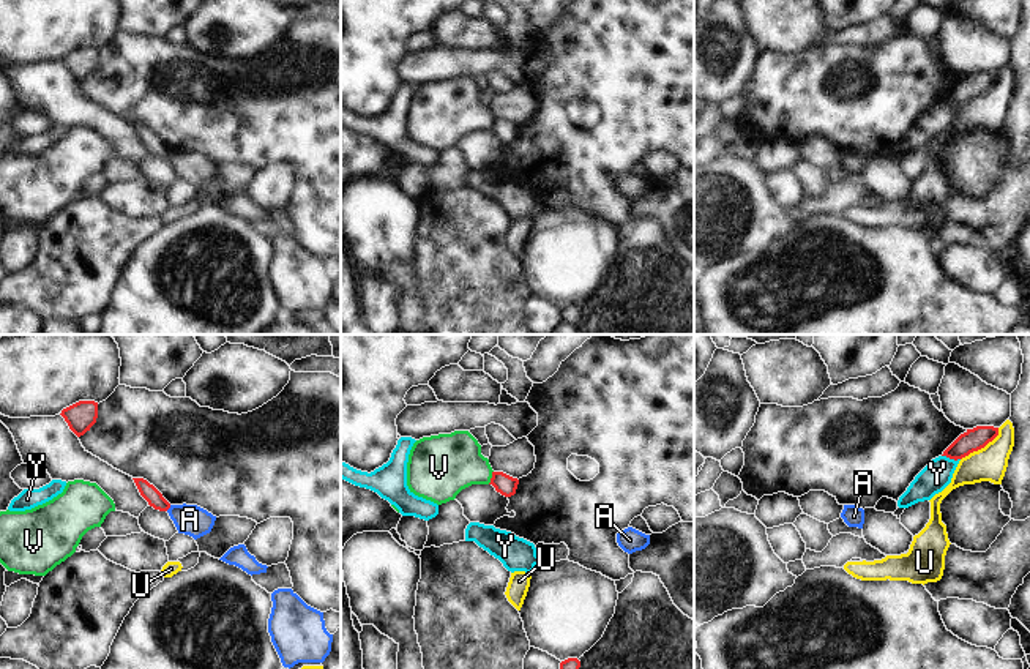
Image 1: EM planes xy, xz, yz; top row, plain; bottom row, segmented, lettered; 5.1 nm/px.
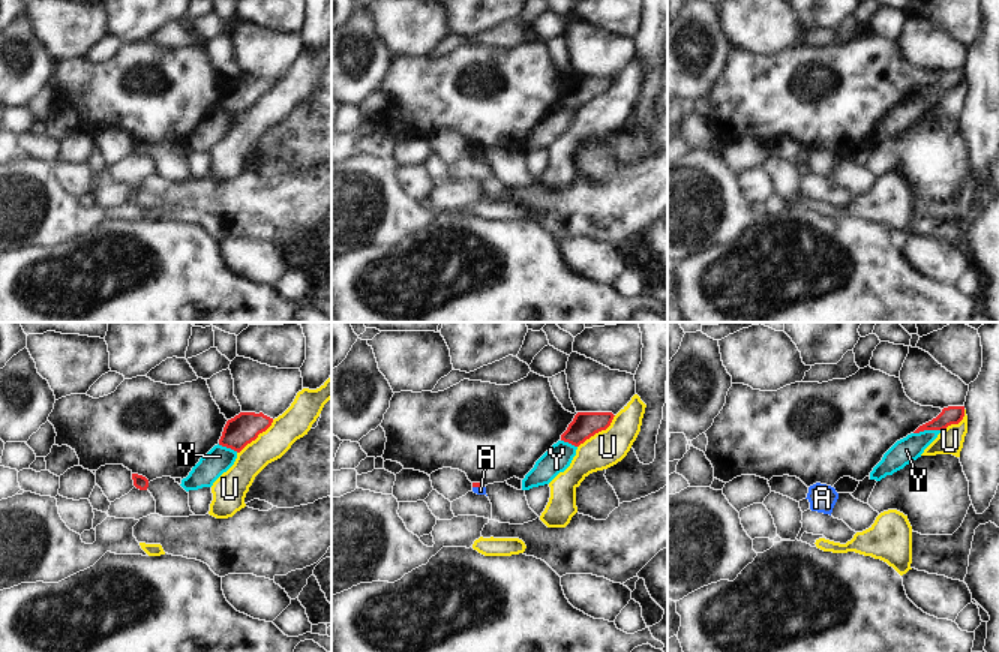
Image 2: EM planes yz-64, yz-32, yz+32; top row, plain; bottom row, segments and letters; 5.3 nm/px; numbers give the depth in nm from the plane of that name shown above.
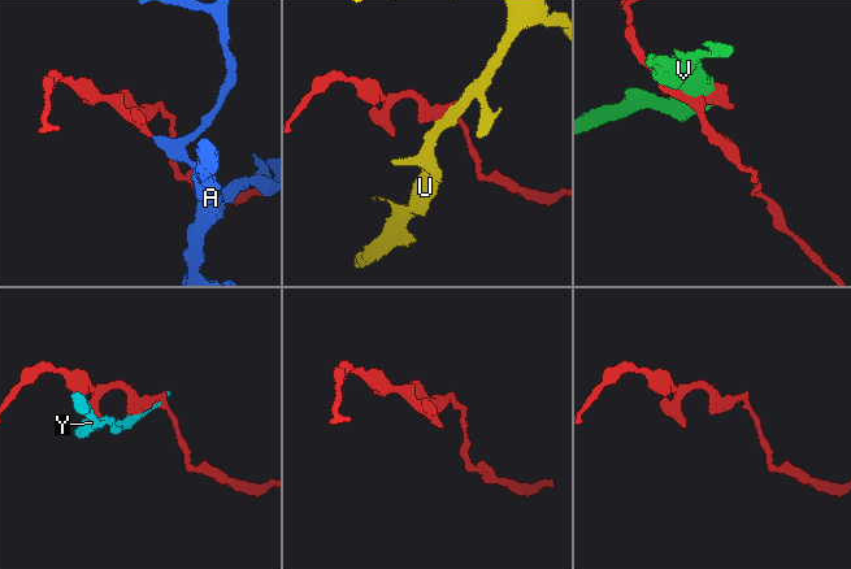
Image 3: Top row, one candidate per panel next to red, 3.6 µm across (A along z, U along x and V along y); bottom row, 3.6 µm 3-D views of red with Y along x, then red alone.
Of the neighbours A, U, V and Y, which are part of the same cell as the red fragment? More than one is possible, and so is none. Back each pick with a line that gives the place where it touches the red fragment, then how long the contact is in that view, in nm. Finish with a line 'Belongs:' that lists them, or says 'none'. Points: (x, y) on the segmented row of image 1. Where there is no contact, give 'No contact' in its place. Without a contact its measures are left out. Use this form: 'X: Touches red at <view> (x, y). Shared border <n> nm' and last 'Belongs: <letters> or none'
Belongs: none

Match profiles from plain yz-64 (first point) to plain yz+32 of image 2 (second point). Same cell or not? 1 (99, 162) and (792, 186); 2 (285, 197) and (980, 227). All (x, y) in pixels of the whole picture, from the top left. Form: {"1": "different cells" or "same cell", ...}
{"1": "same cell", "2": "different cells"}

